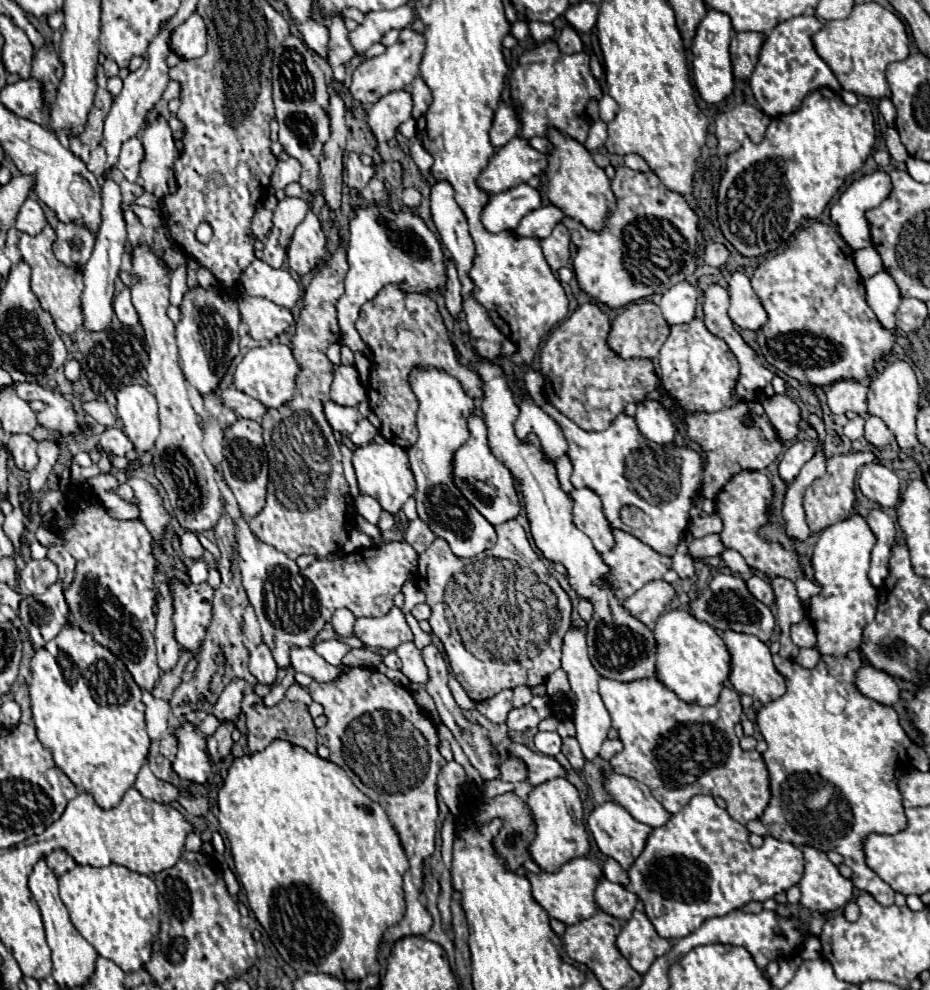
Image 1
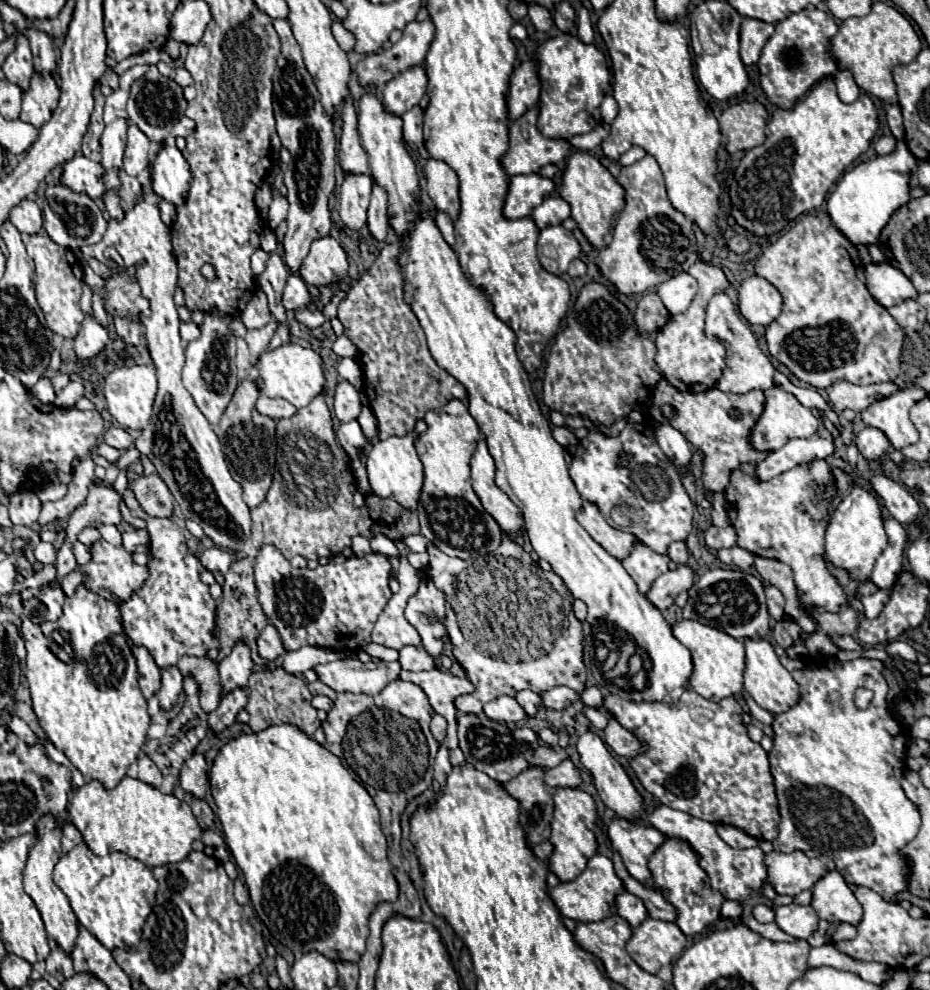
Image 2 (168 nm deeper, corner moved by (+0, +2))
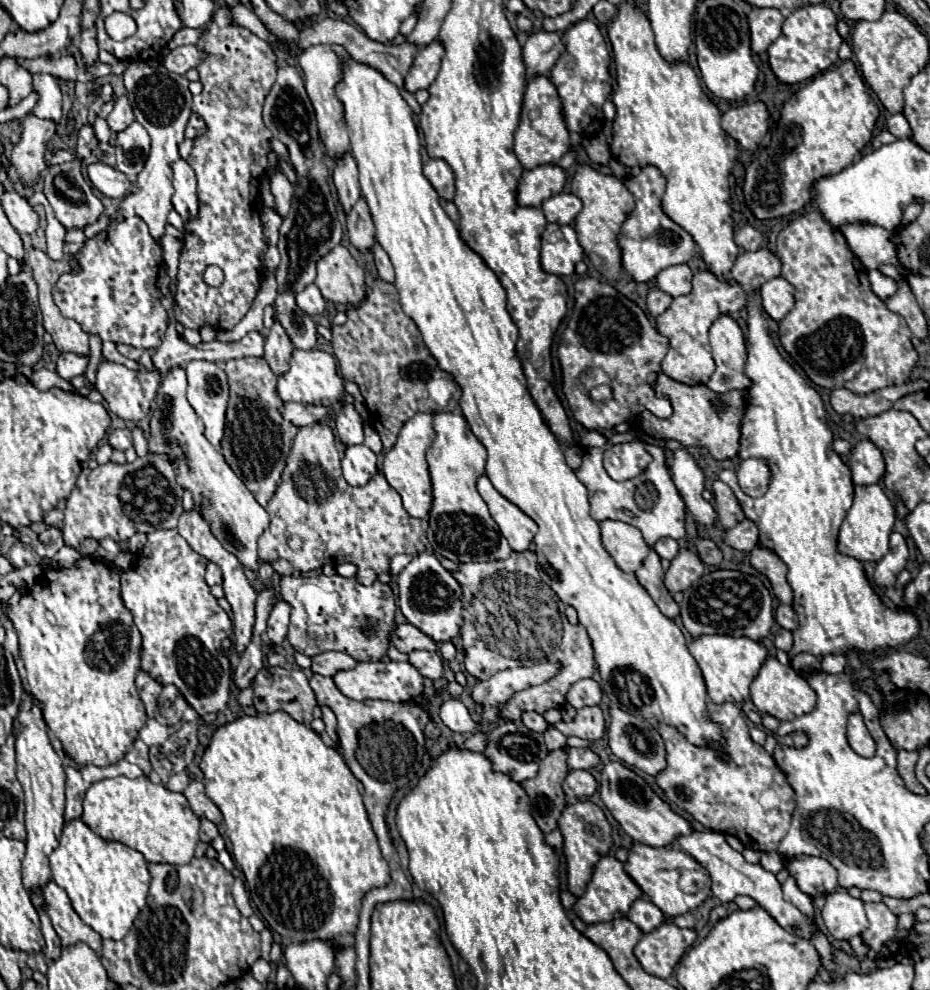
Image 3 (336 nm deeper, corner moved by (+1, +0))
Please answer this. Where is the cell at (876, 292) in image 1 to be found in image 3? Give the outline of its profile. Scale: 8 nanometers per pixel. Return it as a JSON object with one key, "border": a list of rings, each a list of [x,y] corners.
{"border":[[[869,270],[869,282],[871,282],[873,292],[881,300],[887,300],[889,296],[895,296],[897,294],[897,288],[899,288],[899,280],[895,280],[891,276],[885,276],[879,270]]]}

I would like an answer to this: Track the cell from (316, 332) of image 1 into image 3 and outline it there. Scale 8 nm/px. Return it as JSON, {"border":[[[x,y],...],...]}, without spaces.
{"border":[[[325,420],[297,430],[281,474],[281,486],[277,486],[265,510],[270,516],[270,524],[259,538],[259,558],[265,562],[285,558],[299,572],[313,572],[323,564],[337,566],[341,562],[353,562],[359,566],[357,580],[369,586],[381,572],[389,572],[389,564],[395,554],[417,554],[427,548],[427,520],[413,518],[405,512],[401,496],[387,484],[383,474],[375,474],[367,486],[347,484],[341,474],[341,458],[335,448],[333,430]]]}

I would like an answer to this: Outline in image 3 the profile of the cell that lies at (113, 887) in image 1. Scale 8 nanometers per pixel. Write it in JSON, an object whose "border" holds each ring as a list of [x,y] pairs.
{"border":[[[81,820],[63,826],[59,848],[49,856],[53,880],[61,886],[79,914],[103,940],[121,940],[127,936],[141,908],[147,904],[151,876],[141,852],[121,842],[107,842],[89,830]]]}

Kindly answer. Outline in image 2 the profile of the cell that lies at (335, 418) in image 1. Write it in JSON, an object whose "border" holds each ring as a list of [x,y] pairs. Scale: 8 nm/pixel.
{"border":[[[356,420],[340,424],[336,430],[336,436],[340,446],[346,450],[348,458],[360,458],[368,446],[368,438],[362,434],[362,428]]]}

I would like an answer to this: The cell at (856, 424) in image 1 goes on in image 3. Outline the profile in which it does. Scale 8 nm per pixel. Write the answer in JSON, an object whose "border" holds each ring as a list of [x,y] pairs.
{"border":[[[879,484],[869,486],[855,486],[853,506],[849,508],[837,540],[837,550],[845,556],[851,556],[859,562],[877,562],[889,550],[889,534],[893,530],[895,510],[891,500],[885,496]]]}

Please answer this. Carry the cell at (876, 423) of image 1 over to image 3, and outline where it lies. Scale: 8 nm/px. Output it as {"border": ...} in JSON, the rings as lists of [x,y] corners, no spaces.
{"border":[[[859,440],[849,454],[849,468],[855,484],[875,484],[885,474],[883,454],[871,440]]]}

